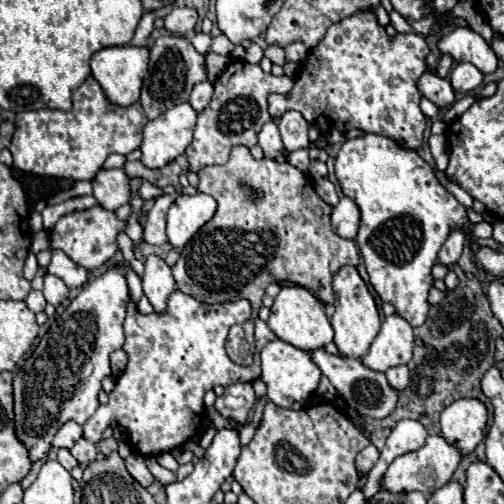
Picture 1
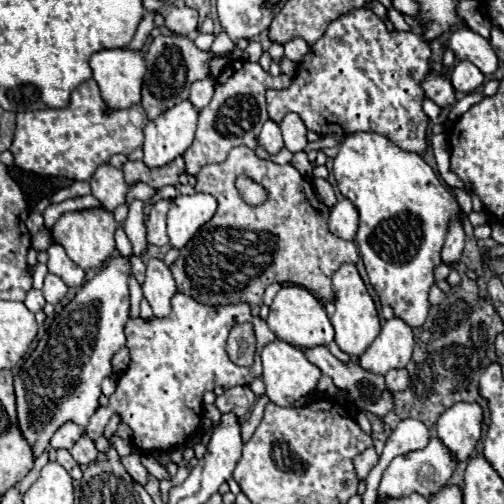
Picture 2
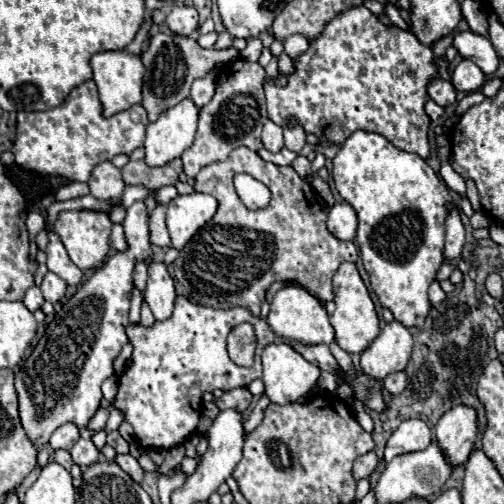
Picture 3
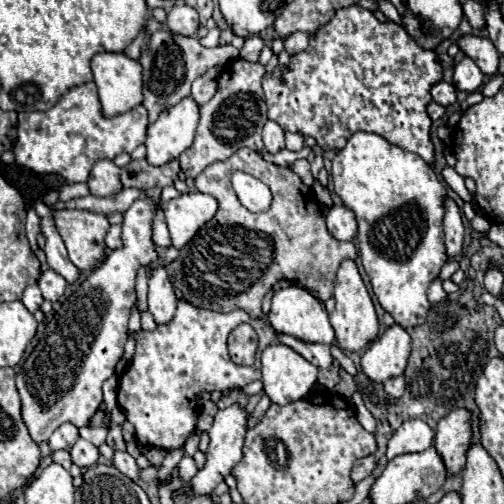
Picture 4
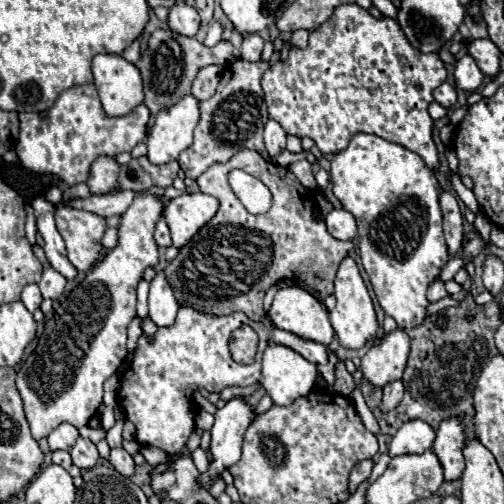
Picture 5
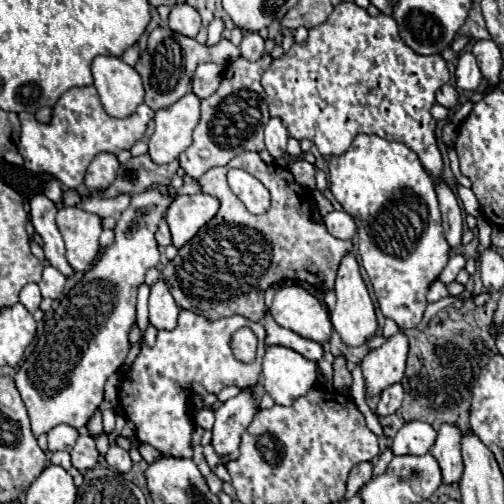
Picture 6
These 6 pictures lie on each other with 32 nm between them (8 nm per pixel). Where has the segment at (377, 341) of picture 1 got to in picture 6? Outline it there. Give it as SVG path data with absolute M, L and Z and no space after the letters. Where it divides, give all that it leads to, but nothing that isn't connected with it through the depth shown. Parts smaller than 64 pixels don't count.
M396 332L386 338L380 348L370 350L362 358L362 372L366 390L370 396L380 394L388 384L396 384L402 380L404 366L408 356L408 338L404 332Z

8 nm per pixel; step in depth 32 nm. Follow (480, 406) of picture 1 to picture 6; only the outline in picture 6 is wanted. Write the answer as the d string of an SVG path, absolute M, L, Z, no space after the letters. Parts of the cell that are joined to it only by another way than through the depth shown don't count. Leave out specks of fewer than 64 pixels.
M442 424L438 430L438 438L430 450L442 468L444 484L454 484L462 476L464 464L460 456L460 440L462 440L462 432L458 426Z

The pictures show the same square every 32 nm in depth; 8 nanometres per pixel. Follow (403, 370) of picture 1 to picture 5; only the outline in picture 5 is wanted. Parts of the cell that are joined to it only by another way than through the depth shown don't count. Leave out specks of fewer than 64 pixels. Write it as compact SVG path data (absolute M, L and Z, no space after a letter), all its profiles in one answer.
M402 380L388 382L388 384L384 386L384 398L382 398L382 406L380 406L380 408L382 408L384 412L396 408L396 406L400 404L400 400L402 400L402 394L404 394L404 384L402 384Z

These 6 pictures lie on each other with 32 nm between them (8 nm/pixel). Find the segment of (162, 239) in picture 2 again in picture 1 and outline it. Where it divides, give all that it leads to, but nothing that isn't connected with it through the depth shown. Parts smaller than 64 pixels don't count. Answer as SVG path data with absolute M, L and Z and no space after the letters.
M180 192L164 194L154 202L154 208L146 216L146 228L144 228L146 244L164 244L168 240L166 238L166 212L178 196L180 196Z

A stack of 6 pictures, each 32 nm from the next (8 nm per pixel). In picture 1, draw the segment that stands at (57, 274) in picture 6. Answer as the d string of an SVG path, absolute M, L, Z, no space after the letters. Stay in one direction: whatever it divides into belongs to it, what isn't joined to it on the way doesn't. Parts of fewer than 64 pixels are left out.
M46 274L44 276L44 298L48 304L52 306L60 306L66 298L68 298L68 286L58 278L58 276L52 276L52 274Z

